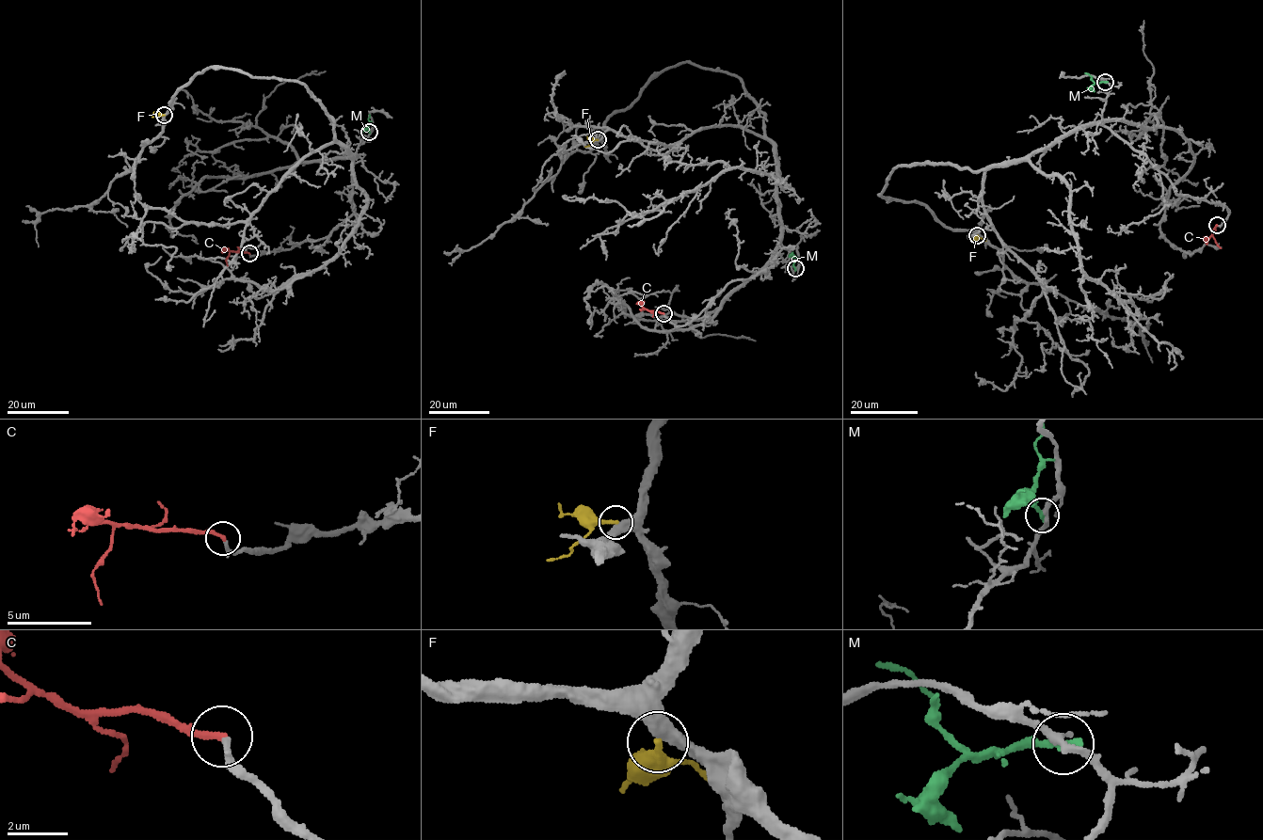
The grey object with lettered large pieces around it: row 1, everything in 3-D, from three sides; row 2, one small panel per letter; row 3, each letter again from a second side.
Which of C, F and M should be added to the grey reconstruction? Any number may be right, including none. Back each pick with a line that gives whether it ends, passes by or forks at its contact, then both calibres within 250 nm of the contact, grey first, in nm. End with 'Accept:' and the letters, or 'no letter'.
C: it ends; calibres 190 and 240 nm
Accept: C

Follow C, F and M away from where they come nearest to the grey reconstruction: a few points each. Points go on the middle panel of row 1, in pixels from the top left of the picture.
C: (663, 313), (641, 310)
F: (598, 140), (584, 147)
M: (795, 268), (793, 260), (796, 257)

